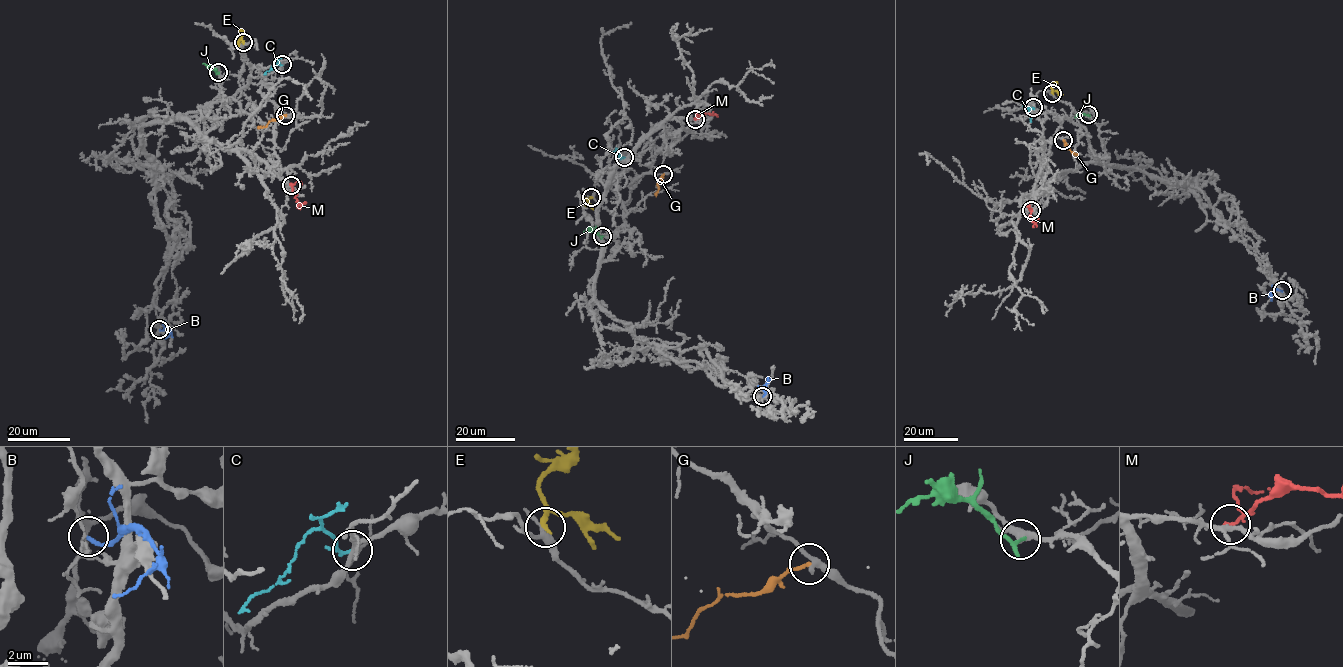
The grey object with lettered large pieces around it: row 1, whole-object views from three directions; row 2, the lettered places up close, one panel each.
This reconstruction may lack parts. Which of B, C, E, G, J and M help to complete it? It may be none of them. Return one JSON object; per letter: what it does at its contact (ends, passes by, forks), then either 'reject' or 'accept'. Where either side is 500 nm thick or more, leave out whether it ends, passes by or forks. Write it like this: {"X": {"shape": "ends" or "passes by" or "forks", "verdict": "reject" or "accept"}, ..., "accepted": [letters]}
{"B": {"shape": "ends", "verdict": "reject"}, "C": {"shape": "passes by", "verdict": "reject"}, "E": {"shape": "ends", "verdict": "reject"}, "G": {"shape": "ends", "verdict": "reject"}, "J": {"shape": "ends", "verdict": "reject"}, "M": {"shape": "passes by", "verdict": "reject"}, "accepted": []}

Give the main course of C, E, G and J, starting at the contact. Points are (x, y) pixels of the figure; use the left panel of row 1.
C: (282, 64), (276, 61), (264, 74)
E: (243, 42), (243, 30)
G: (285, 115), (258, 128)
J: (217, 72), (202, 63)

